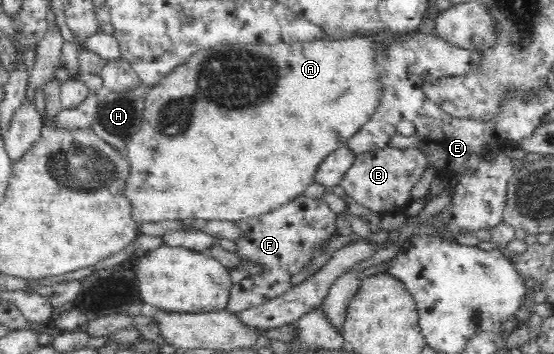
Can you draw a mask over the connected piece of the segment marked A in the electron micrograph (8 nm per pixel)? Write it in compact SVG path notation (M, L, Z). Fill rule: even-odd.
M323 34L321 39L308 43L278 43L278 45L233 46L224 45L220 49L201 50L192 55L184 64L180 64L164 79L160 80L145 99L145 108L142 114L140 128L127 143L129 161L129 176L125 186L126 198L141 222L156 223L163 220L189 220L192 218L240 220L262 215L264 212L274 211L277 207L292 202L297 196L303 195L307 188L314 184L315 173L320 163L339 149L345 146L348 139L360 131L360 127L368 123L379 99L379 82L375 69L376 40L373 36L352 37L333 41Z

